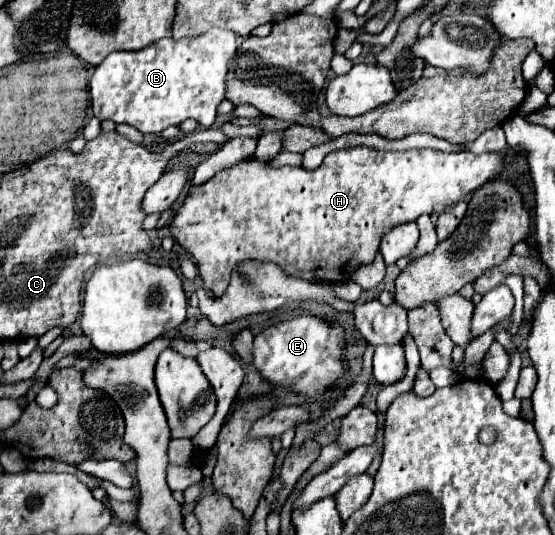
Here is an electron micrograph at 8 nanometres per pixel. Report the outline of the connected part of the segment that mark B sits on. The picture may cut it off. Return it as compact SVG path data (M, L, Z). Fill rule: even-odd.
M210 29L198 37L184 37L184 39L160 39L158 43L148 45L140 51L116 51L110 53L102 65L96 67L90 79L90 97L94 115L100 121L114 121L114 123L128 123L136 127L140 133L160 133L170 125L180 125L186 119L196 119L200 127L212 127L216 119L216 109L224 101L224 79L228 73L228 63L236 53L236 35L228 29Z

